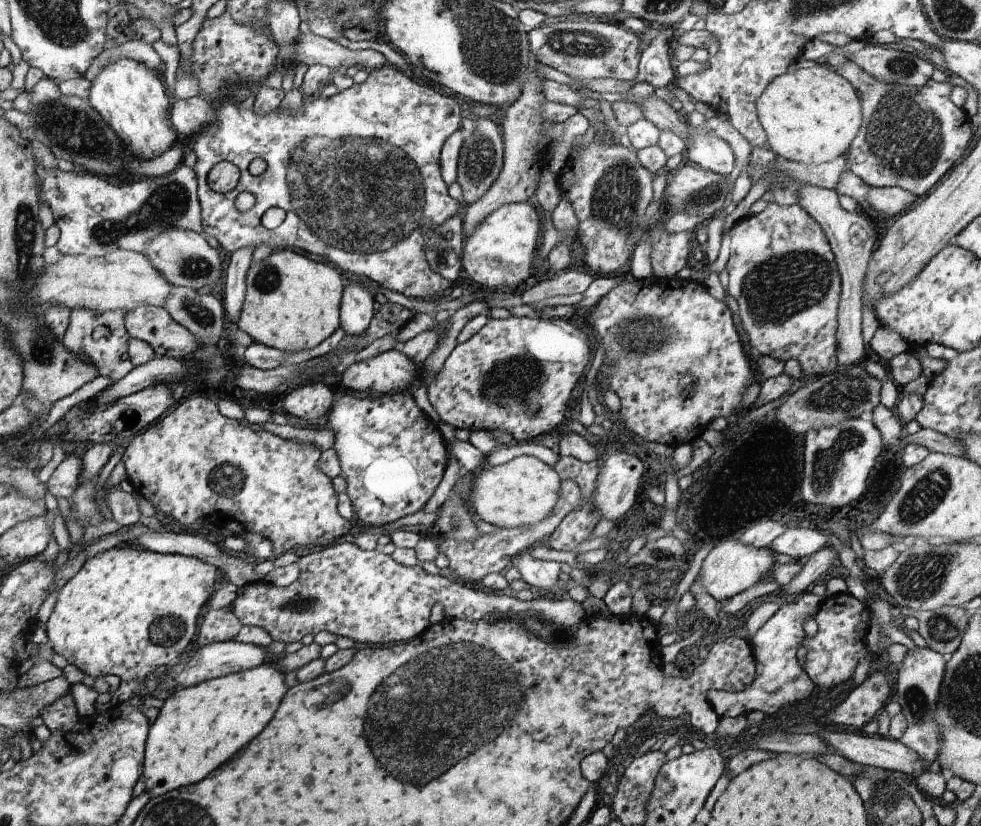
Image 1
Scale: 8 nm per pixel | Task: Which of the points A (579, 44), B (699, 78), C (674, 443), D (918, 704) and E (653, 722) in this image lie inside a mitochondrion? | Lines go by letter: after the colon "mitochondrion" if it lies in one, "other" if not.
A: mitochondrion
B: other
C: other
D: mitochondrion
E: mitochondrion

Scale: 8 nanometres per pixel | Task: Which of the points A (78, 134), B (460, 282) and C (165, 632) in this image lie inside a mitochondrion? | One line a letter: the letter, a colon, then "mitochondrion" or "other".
A: mitochondrion
B: other
C: mitochondrion

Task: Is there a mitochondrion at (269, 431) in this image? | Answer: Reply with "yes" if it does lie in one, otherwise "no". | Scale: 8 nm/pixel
no

